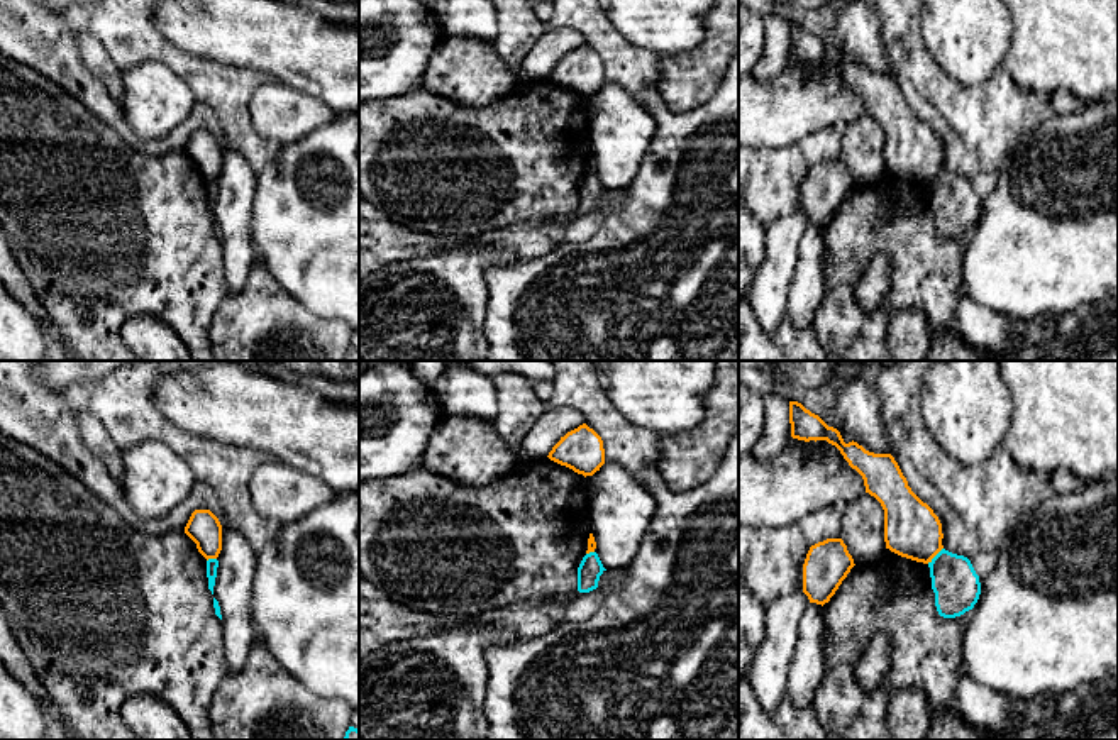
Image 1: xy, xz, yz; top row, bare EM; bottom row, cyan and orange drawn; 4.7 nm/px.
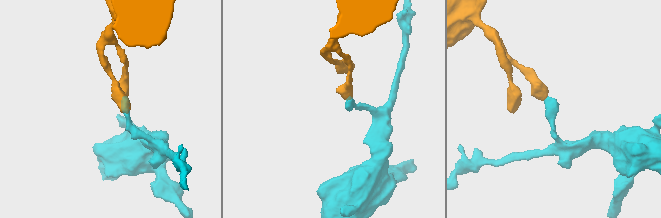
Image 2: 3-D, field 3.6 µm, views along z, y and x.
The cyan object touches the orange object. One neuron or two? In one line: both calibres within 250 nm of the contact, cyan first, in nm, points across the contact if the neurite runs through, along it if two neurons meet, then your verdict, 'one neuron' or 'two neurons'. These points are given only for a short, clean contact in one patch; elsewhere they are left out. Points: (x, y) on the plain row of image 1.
220/260 nm | along yz (942, 168), (927, 183) | two neurons

